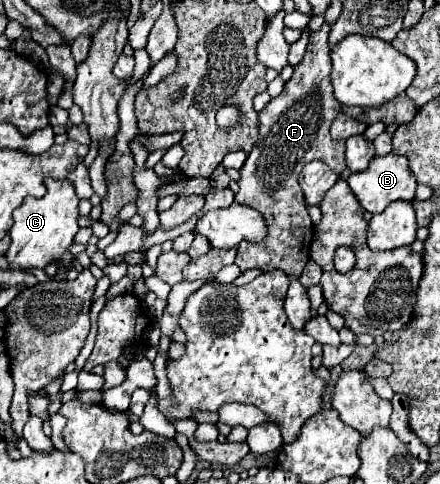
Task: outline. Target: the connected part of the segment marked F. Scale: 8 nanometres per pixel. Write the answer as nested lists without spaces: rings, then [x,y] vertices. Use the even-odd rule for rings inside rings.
[[[325,23],[321,31],[311,33],[307,55],[295,67],[293,77],[285,83],[281,95],[273,97],[269,105],[259,113],[261,129],[259,143],[249,153],[245,165],[241,167],[239,191],[235,201],[257,207],[265,215],[269,225],[269,235],[263,243],[241,243],[237,247],[237,259],[241,271],[261,269],[273,271],[281,269],[289,277],[299,277],[309,261],[309,247],[313,239],[313,223],[307,211],[305,193],[299,187],[299,173],[309,161],[323,161],[337,175],[345,169],[345,141],[331,139],[329,127],[341,111],[341,103],[333,97],[331,87],[331,57],[327,47],[329,25]]]

